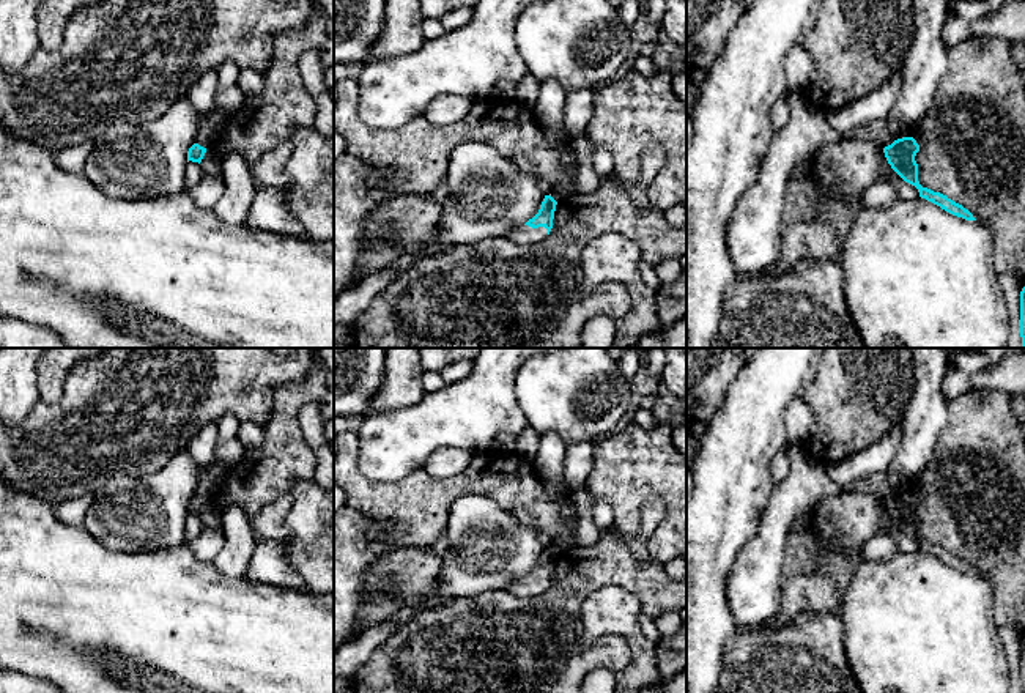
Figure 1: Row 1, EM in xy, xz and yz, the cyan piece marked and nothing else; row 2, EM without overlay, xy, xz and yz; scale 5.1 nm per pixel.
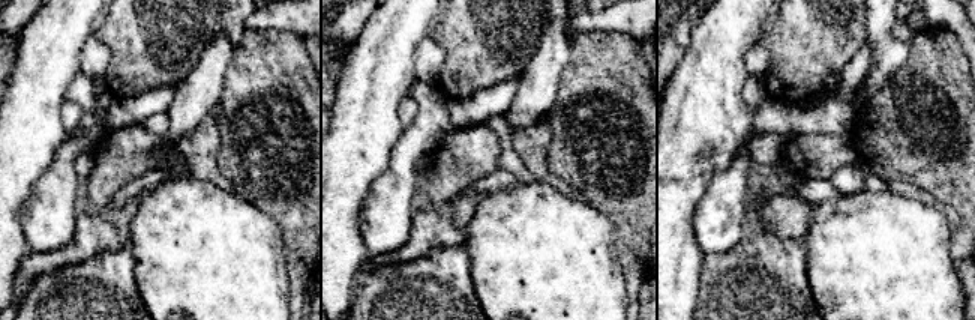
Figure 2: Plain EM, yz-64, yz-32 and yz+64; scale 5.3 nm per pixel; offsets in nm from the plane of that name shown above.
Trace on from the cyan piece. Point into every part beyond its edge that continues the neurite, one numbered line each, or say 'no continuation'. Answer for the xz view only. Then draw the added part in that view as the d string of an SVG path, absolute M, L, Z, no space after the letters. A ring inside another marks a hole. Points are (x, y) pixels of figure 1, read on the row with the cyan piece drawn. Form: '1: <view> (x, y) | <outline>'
1: xz (521, 235) | M529 225L516 227L507 238L516 244L532 244L542 241L548 235L545 227L532 228Z

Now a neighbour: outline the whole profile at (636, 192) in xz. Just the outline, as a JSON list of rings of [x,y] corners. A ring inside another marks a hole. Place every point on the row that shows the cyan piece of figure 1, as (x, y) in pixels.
[[[614,175],[611,176],[614,178],[620,187],[628,194],[628,197],[639,206],[639,208],[649,208],[649,202],[647,202],[647,197],[646,197],[646,186],[641,183],[641,184],[631,184],[631,183],[627,183],[624,180],[619,180],[616,178]]]

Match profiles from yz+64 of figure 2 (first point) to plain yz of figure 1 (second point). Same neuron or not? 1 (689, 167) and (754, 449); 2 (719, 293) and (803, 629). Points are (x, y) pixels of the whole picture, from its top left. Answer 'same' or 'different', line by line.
1: same
2: same

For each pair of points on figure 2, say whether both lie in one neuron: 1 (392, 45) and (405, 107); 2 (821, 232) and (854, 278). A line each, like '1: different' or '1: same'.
1: different
2: same

